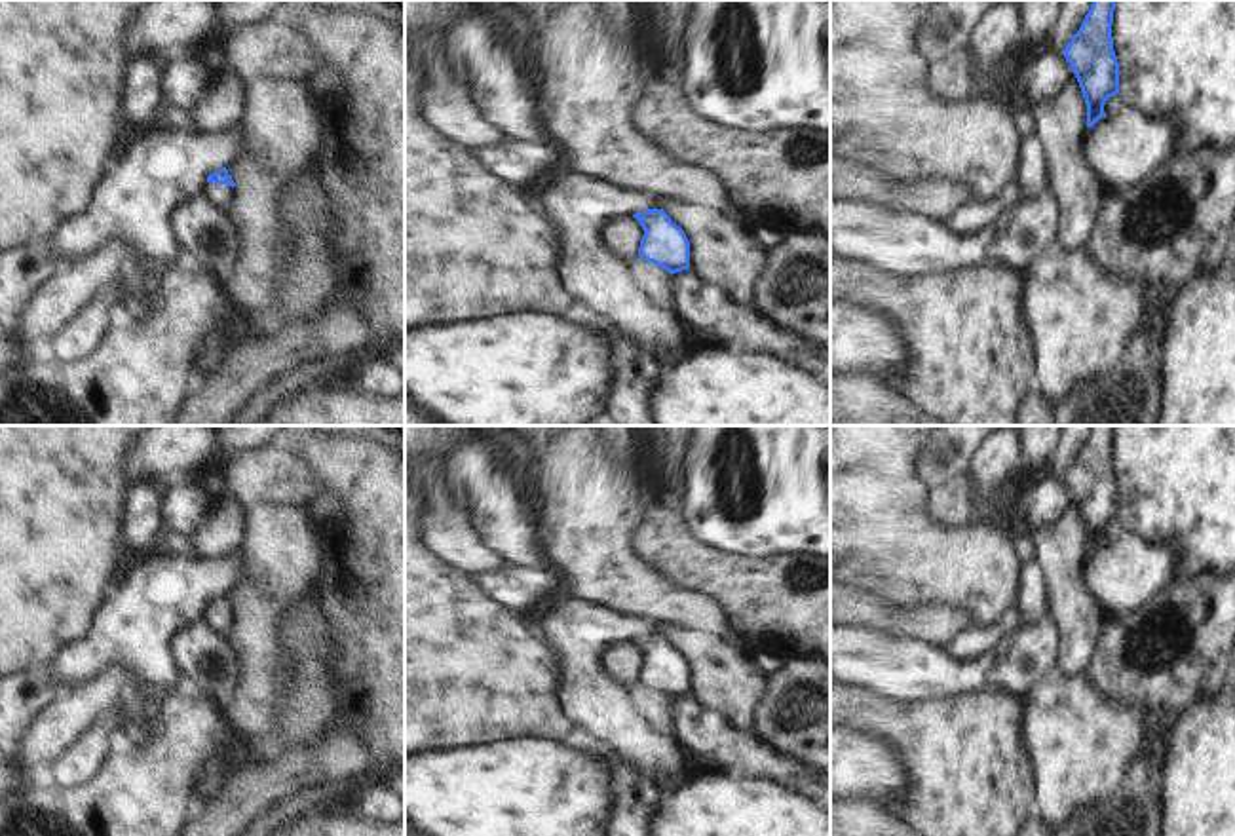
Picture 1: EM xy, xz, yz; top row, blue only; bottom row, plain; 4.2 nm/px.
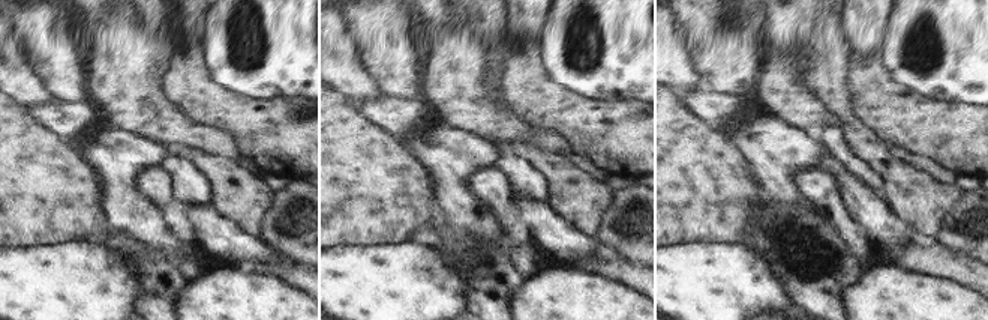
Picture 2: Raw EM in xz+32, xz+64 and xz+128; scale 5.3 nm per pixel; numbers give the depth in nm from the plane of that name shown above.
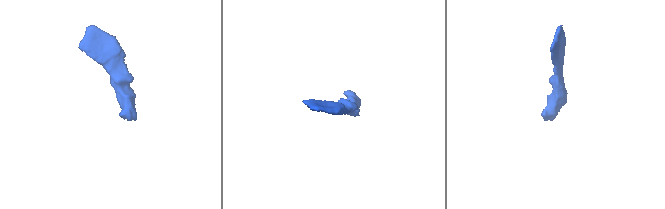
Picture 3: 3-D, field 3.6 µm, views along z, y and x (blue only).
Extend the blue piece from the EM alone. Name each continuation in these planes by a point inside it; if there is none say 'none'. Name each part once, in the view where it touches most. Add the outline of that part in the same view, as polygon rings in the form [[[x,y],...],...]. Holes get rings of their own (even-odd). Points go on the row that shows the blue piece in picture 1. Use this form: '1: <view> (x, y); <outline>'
1: xy (221, 194); [[[205,182],[203,192],[218,205],[228,207],[232,201],[232,186],[228,184],[217,184],[217,182]]]

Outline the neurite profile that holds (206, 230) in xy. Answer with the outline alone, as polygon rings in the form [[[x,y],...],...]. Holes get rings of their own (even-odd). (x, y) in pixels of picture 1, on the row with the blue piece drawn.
[[[203,190],[175,207],[169,228],[184,253],[228,277],[238,260],[238,228],[226,207],[218,207]]]

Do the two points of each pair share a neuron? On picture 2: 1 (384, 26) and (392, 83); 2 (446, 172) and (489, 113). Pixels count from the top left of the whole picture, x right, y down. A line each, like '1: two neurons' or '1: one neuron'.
1: one neuron
2: two neurons

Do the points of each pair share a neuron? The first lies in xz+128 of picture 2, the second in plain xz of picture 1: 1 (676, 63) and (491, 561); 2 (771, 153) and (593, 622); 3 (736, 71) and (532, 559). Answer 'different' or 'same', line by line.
1: same
2: same
3: same

